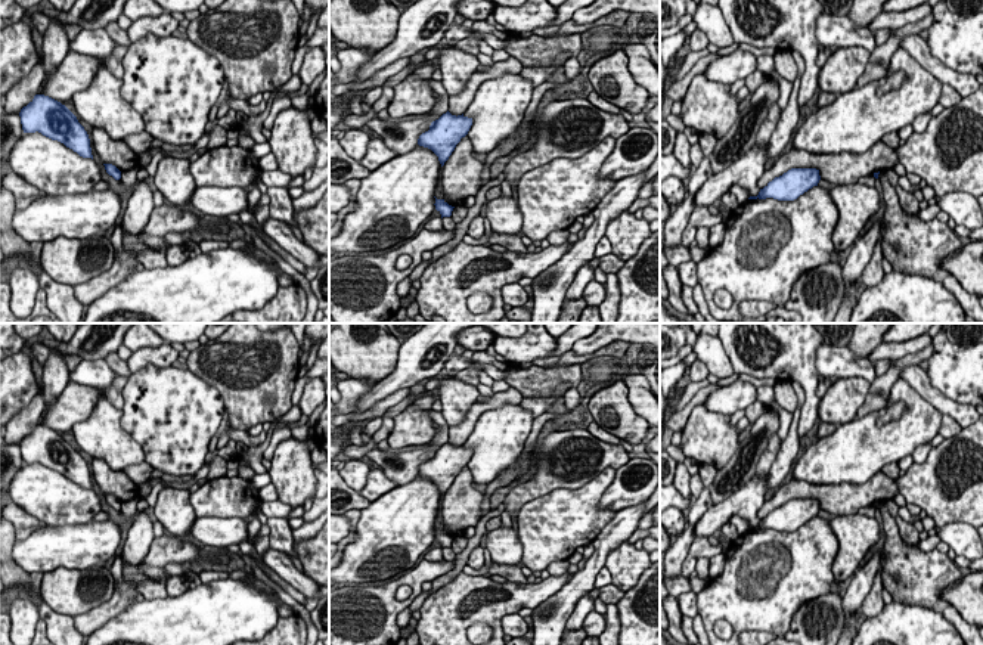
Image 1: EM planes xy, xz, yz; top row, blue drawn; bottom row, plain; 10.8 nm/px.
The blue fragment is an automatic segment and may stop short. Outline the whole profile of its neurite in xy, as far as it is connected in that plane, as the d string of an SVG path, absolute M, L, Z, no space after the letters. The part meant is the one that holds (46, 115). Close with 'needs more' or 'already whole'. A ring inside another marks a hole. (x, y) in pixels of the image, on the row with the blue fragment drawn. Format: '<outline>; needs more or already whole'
M35 94L19 112L24 133L41 133L63 143L83 158L92 158L90 139L77 117L61 102Z; already whole

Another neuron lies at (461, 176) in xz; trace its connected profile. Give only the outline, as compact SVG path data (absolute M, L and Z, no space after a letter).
M462 137L449 159L441 167L440 183L444 196L453 207L462 207L468 196L475 196L483 186L484 164L472 156L472 143Z

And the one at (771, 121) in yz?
M775 102L770 106L768 117L763 120L763 123L757 131L756 143L754 143L756 146L765 146L769 143L770 136L772 136L775 127L778 125L779 117L781 117L781 108L778 106L778 102Z

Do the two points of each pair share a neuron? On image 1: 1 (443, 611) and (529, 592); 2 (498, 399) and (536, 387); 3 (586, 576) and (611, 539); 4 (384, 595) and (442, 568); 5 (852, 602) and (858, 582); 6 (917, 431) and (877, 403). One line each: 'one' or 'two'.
1: one
2: two
3: one
4: one
5: one
6: two

